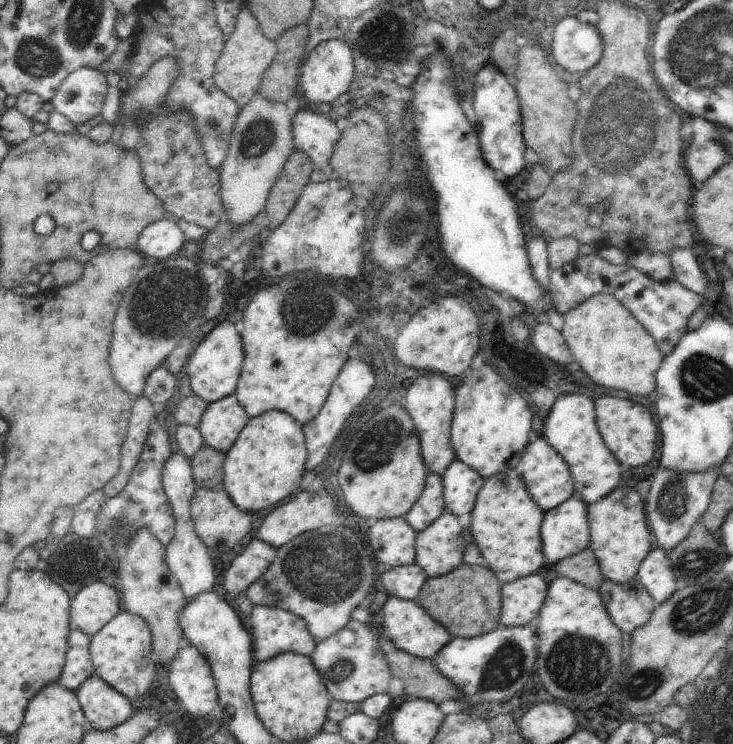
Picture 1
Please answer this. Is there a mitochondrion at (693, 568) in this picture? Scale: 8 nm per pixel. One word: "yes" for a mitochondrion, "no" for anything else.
yes

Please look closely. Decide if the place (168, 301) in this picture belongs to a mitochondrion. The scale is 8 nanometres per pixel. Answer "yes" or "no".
yes

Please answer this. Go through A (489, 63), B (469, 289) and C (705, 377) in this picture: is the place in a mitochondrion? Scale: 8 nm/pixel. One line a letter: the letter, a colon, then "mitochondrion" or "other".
A: other
B: other
C: mitochondrion

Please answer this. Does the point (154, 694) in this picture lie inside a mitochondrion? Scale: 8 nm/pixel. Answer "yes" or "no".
no

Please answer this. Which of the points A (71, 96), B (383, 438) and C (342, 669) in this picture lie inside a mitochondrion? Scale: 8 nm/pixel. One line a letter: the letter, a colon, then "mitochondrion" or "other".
A: mitochondrion
B: mitochondrion
C: mitochondrion

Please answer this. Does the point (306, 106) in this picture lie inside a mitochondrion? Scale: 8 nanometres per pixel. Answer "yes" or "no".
no

